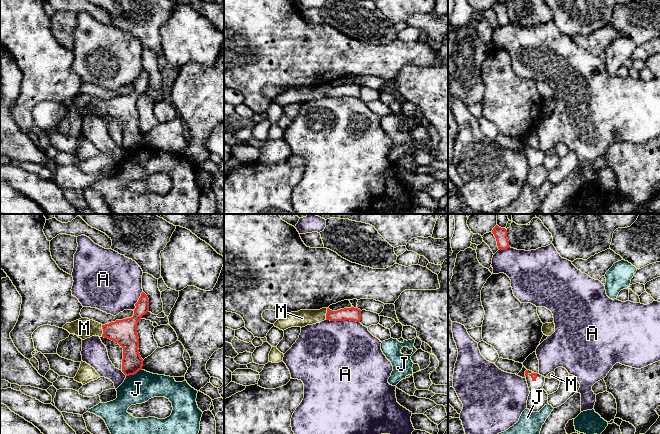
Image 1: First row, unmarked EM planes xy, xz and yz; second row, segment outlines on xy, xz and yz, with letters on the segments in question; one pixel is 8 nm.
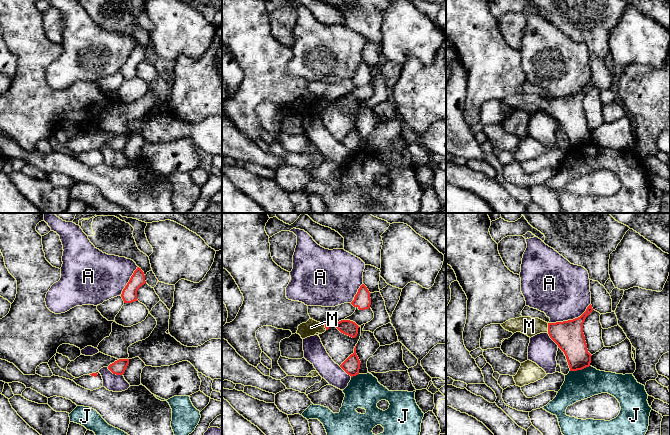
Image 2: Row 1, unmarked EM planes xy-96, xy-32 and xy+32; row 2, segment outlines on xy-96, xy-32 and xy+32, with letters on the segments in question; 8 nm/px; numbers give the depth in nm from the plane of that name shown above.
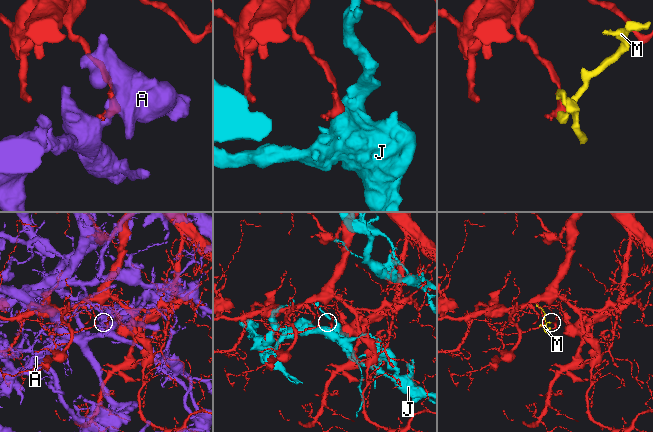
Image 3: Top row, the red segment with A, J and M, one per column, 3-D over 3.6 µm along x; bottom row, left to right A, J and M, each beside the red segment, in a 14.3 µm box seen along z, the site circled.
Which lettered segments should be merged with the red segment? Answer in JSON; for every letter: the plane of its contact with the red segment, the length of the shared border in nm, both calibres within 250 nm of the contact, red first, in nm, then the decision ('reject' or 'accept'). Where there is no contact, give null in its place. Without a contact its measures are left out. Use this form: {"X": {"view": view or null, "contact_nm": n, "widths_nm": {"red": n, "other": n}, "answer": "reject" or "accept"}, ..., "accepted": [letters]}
{"A": {"view": "xz", "contact_nm": 280, "widths_nm": {"red": 110, "other": 500}, "answer": "reject"}, "J": {"view": "xy", "contact_nm": 140, "widths_nm": {"red": 160, "other": 240}, "answer": "reject"}, "M": {"view": "xz", "contact_nm": 100, "widths_nm": {"red": 110, "other": 140}, "answer": "accept"}, "accepted": ["M"]}

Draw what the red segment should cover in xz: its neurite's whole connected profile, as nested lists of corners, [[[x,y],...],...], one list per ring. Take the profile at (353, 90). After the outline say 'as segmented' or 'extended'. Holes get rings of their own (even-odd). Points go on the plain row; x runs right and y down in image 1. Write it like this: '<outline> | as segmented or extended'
[[[322,84],[320,86],[300,86],[298,88],[291,88],[274,99],[274,102],[280,106],[286,106],[291,103],[305,103],[320,99],[324,96],[330,97],[356,97],[361,96],[361,86],[358,84],[344,84],[337,87],[332,87],[329,84]]] | extended

